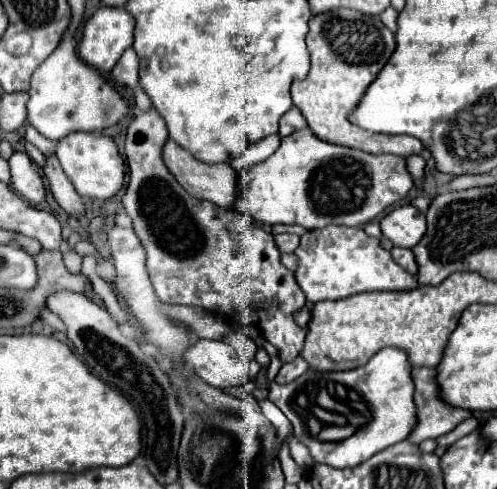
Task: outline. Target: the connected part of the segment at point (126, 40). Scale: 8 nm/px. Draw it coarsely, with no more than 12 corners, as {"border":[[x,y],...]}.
{"border":[[99,7],[85,23],[79,57],[107,75],[133,45],[135,17]]}

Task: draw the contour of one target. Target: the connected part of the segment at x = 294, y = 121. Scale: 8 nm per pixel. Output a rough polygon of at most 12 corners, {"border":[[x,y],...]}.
{"border":[[297,107],[281,117],[279,135],[289,133],[307,127],[305,117]]}

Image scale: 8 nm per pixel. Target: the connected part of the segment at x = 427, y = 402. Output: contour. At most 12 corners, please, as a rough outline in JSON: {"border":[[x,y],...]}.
{"border":[[415,367],[413,445],[437,439],[471,417],[439,401],[435,371]]}

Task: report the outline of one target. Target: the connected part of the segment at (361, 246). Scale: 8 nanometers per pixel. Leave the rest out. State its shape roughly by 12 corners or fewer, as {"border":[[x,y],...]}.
{"border":[[361,227],[307,231],[295,279],[311,303],[411,291]]}

